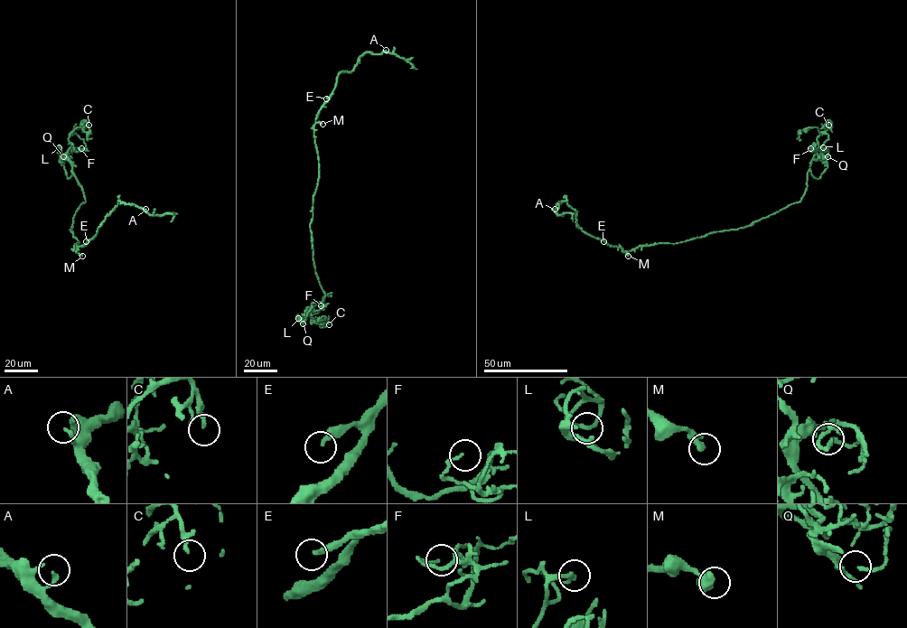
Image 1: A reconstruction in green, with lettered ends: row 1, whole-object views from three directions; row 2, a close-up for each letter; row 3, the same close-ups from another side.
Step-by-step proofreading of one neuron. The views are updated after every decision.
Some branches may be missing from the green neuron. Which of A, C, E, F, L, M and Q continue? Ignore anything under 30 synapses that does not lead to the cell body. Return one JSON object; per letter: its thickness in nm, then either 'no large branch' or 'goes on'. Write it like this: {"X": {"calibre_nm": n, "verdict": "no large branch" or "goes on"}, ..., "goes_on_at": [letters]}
{"A": {"calibre_nm": 190, "verdict": "no large branch"}, "C": {"calibre_nm": 200, "verdict": "no large branch"}, "E": {"calibre_nm": 300, "verdict": "no large branch"}, "F": {"calibre_nm": 120, "verdict": "no large branch"}, "L": {"calibre_nm": 240, "verdict": "no large branch"}, "M": {"calibre_nm": 480, "verdict": "no large branch"}, "Q": {"calibre_nm": 120, "verdict": "no large branch"}, "goes_on_at": []}

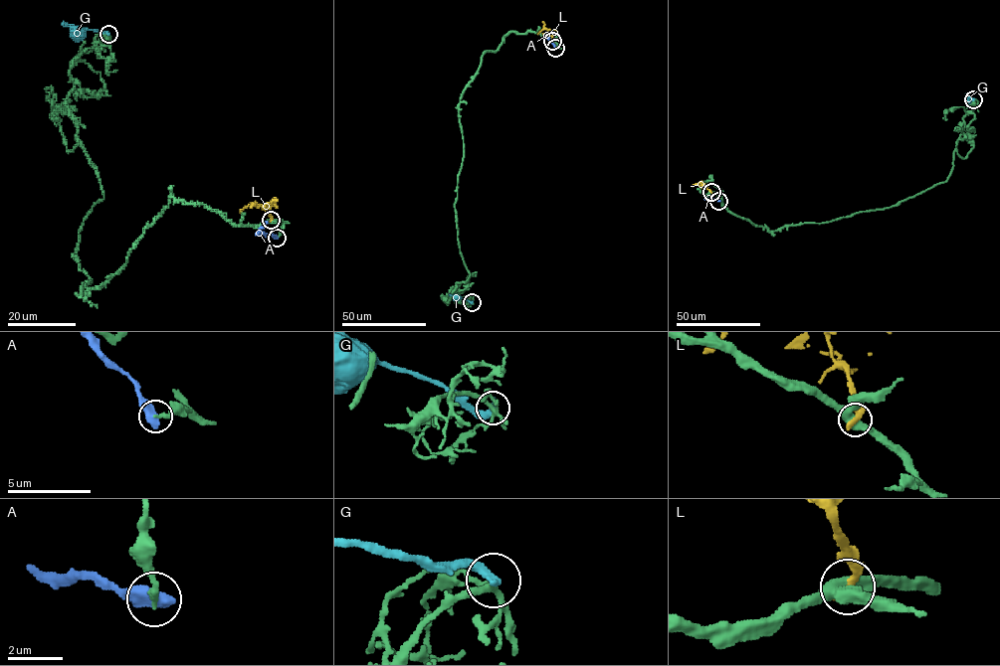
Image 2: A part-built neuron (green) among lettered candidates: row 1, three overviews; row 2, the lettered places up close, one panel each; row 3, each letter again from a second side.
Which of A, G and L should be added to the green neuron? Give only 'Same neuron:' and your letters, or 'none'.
Same neuron: none

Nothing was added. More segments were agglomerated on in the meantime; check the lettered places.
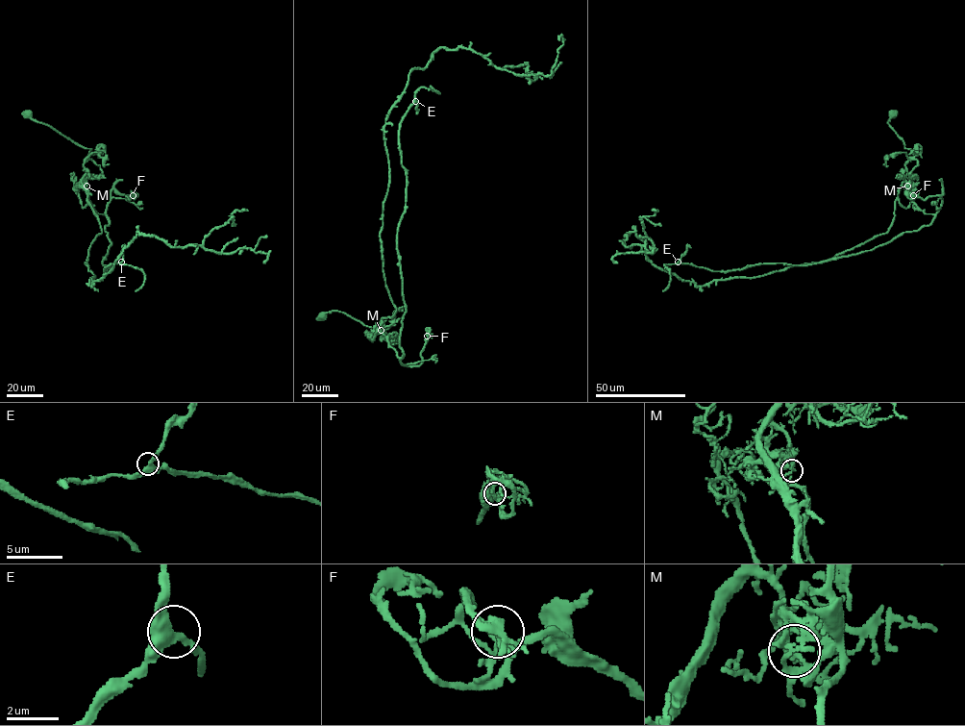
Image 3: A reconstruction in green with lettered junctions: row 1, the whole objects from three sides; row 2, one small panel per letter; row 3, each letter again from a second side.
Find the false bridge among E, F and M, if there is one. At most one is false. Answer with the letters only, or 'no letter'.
M

